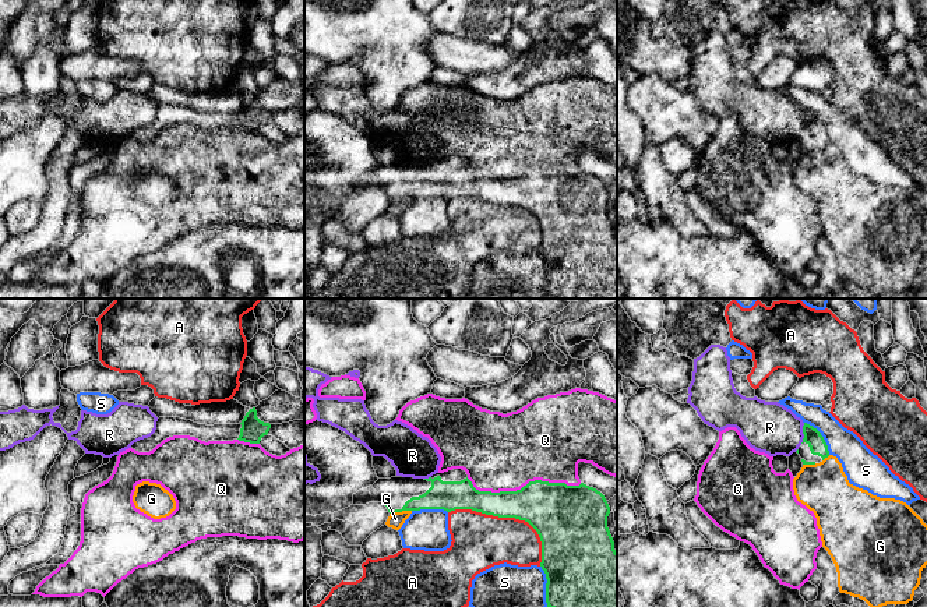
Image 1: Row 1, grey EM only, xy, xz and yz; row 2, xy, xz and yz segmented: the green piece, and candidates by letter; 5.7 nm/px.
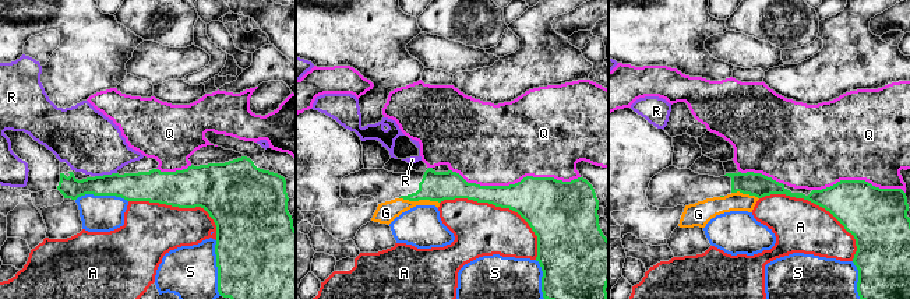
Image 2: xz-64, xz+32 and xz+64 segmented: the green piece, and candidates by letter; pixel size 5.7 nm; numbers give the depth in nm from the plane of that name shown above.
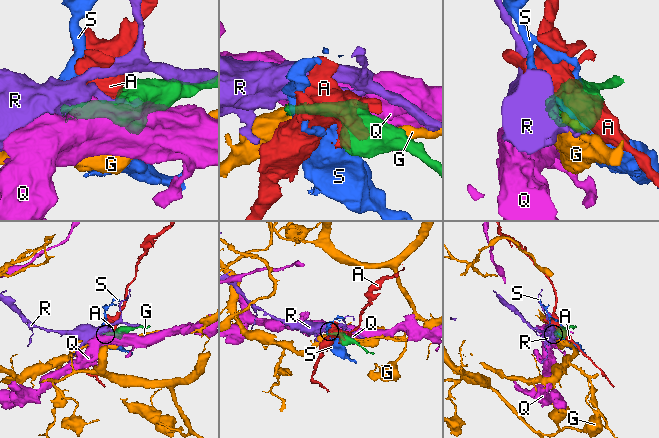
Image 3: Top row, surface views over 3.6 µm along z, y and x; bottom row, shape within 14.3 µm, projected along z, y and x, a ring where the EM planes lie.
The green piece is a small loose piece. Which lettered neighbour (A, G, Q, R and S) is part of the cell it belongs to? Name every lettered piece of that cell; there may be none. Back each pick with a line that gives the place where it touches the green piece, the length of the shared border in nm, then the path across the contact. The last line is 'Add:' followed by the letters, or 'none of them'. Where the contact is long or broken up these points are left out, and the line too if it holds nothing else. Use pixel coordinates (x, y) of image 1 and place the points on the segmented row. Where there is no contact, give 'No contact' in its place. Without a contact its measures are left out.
Add: none of them

